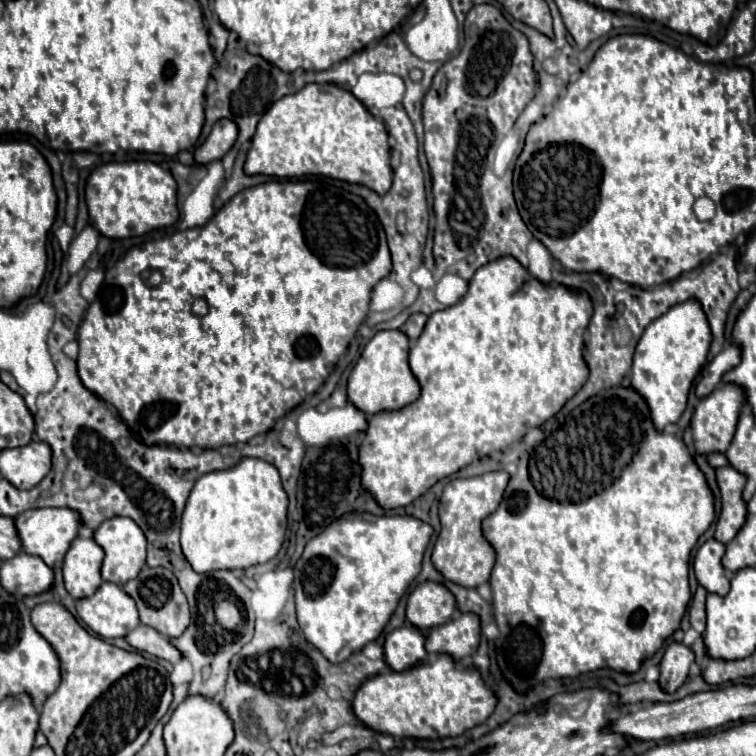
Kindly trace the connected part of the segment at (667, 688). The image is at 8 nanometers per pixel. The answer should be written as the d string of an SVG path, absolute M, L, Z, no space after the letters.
M672 642L666 648L664 658L660 662L660 680L658 680L660 688L664 692L676 692L684 684L692 662L694 662L692 650L680 642Z

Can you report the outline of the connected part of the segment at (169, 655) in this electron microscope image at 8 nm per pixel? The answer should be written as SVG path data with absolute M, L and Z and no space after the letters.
M136 626L132 632L128 632L126 642L144 654L168 660L172 664L176 664L180 660L180 652L170 644L168 638L164 638L162 634L158 634L156 630L152 630L150 626Z

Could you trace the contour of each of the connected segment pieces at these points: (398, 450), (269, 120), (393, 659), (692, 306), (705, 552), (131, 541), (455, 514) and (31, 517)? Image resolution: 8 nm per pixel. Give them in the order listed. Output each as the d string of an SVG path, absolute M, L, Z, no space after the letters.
M512 256L498 258L494 262L488 262L480 270L476 270L476 274L472 276L472 280L468 284L468 294L458 304L432 314L428 318L426 326L424 326L422 336L410 348L410 370L412 370L414 378L420 384L420 390L422 390L420 398L416 402L404 406L398 412L380 412L380 414L374 414L374 416L368 418L366 436L364 436L364 442L362 442L360 450L358 450L358 464L362 468L362 472L360 472L362 488L366 492L370 492L372 498L384 510L394 510L394 508L400 508L400 506L408 506L418 496L422 496L428 488L432 488L438 480L456 474L464 466L476 462L480 456L488 454L490 450L508 448L510 444L524 438L524 434L530 428L542 426L546 420L556 416L562 410L562 406L582 388L582 384L588 378L588 370L584 370L582 348L584 348L584 330L586 330L586 326L590 322L590 316L592 316L592 302L590 302L588 294L584 294L584 290L570 290L566 286L546 286L546 284L538 282L536 278L532 278L530 272L524 266L520 266L520 262L516 262L516 258L512 258Z
M306 84L300 92L280 98L268 108L268 114L258 122L256 134L252 138L252 148L248 152L244 172L248 176L264 174L276 178L304 178L304 176L328 176L348 184L360 184L376 194L384 196L392 186L390 168L390 142L382 120L374 118L350 90L332 84Z
M400 626L386 634L384 640L384 660L392 670L406 670L426 660L428 652L424 648L424 636L418 628Z
M682 302L672 306L672 310L650 322L644 330L634 352L630 386L646 400L652 424L658 432L670 424L676 424L682 416L690 386L706 362L708 346L710 330L698 302Z
M712 538L694 556L694 576L698 584L718 596L724 596L730 590L730 580L720 564L722 554L724 554L724 544Z
M110 518L100 524L100 528L94 532L96 544L104 550L104 560L102 560L102 580L114 582L122 586L124 582L132 580L138 576L138 572L146 564L146 538L144 532L130 520L130 518Z
M504 470L488 472L474 478L454 478L446 484L438 510L442 530L432 550L432 564L442 572L446 580L456 582L464 588L476 588L488 582L490 570L494 566L494 550L484 540L480 532L480 524L488 514L492 514L498 508L506 484L508 484L508 474Z
M38 508L38 510L26 510L24 514L16 516L16 530L22 544L22 552L42 558L44 564L50 568L62 564L62 556L66 554L70 542L76 538L78 528L80 528L78 516L72 510L64 508Z

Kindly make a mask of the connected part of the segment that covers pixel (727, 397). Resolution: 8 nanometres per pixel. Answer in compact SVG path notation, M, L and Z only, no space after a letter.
M720 384L708 398L702 398L692 414L690 430L694 440L694 450L698 454L710 454L710 452L724 452L734 436L736 420L740 414L740 408L744 404L744 392L734 384Z

